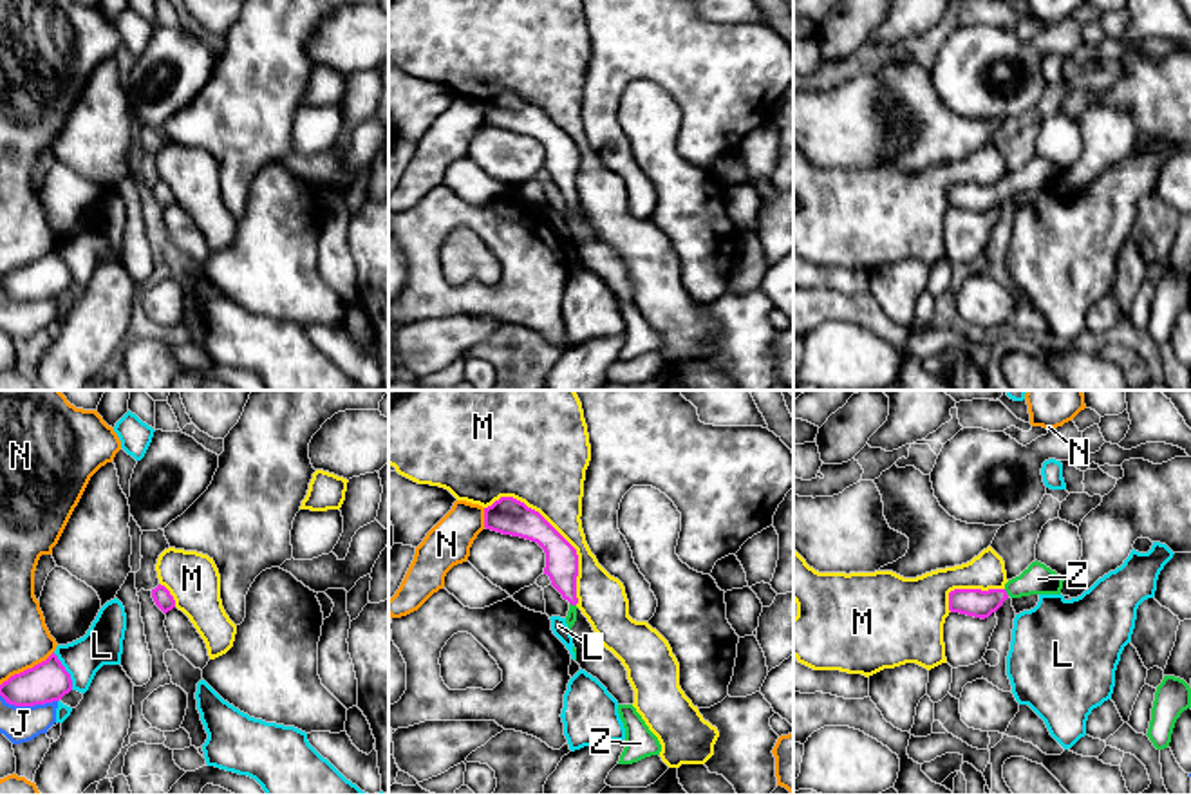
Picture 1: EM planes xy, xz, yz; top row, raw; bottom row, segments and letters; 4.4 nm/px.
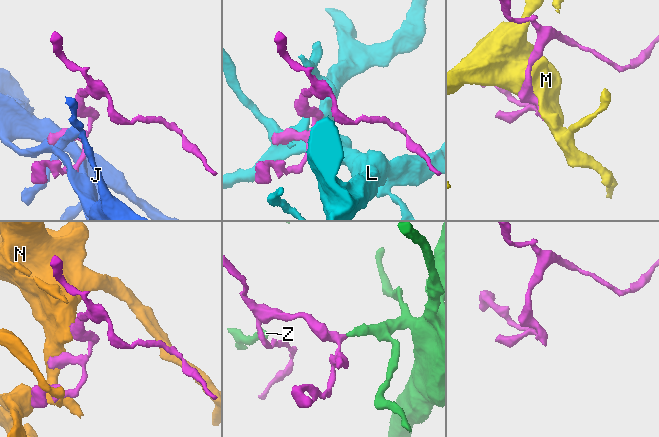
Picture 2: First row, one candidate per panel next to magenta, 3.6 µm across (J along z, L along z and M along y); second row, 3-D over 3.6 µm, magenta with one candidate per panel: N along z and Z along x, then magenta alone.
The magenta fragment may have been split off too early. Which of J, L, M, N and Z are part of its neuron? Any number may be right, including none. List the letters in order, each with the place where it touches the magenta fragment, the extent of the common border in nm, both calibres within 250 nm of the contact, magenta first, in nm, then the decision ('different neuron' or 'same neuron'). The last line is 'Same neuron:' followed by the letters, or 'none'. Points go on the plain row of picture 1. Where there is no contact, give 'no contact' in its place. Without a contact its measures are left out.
J: meets magenta in xy at (29, 300); contact 260 nm long; 180 nm thick on the magenta side, 160 nm on the other; different neuron
L: meets magenta in xy at (65, 266); contact 190 nm long; 180 nm thick on the magenta side, 180 nm on the other; different neuron
M: meets magenta in xz at (557, 127); contact 600 nm long; 160 nm thick on the magenta side, 320 nm on the other; different neuron
N: meets magenta in xy at (28, 264); contact 280 nm long; 180 nm thick on the magenta side, 220 nm on the other; different neuron
Z: meets magenta in xz at (573, 199); contact 40 nm long; 140 nm thick on the magenta side, 50 nm on the other; same neuron
Same neuron: Z

